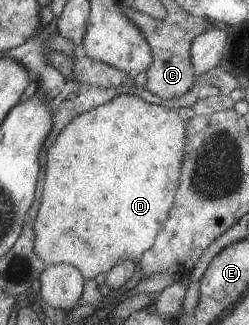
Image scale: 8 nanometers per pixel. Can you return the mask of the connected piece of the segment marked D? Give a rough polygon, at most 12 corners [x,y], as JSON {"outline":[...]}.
{"outline":[[121,93],[48,150],[47,264],[139,260],[186,158],[177,109]]}

